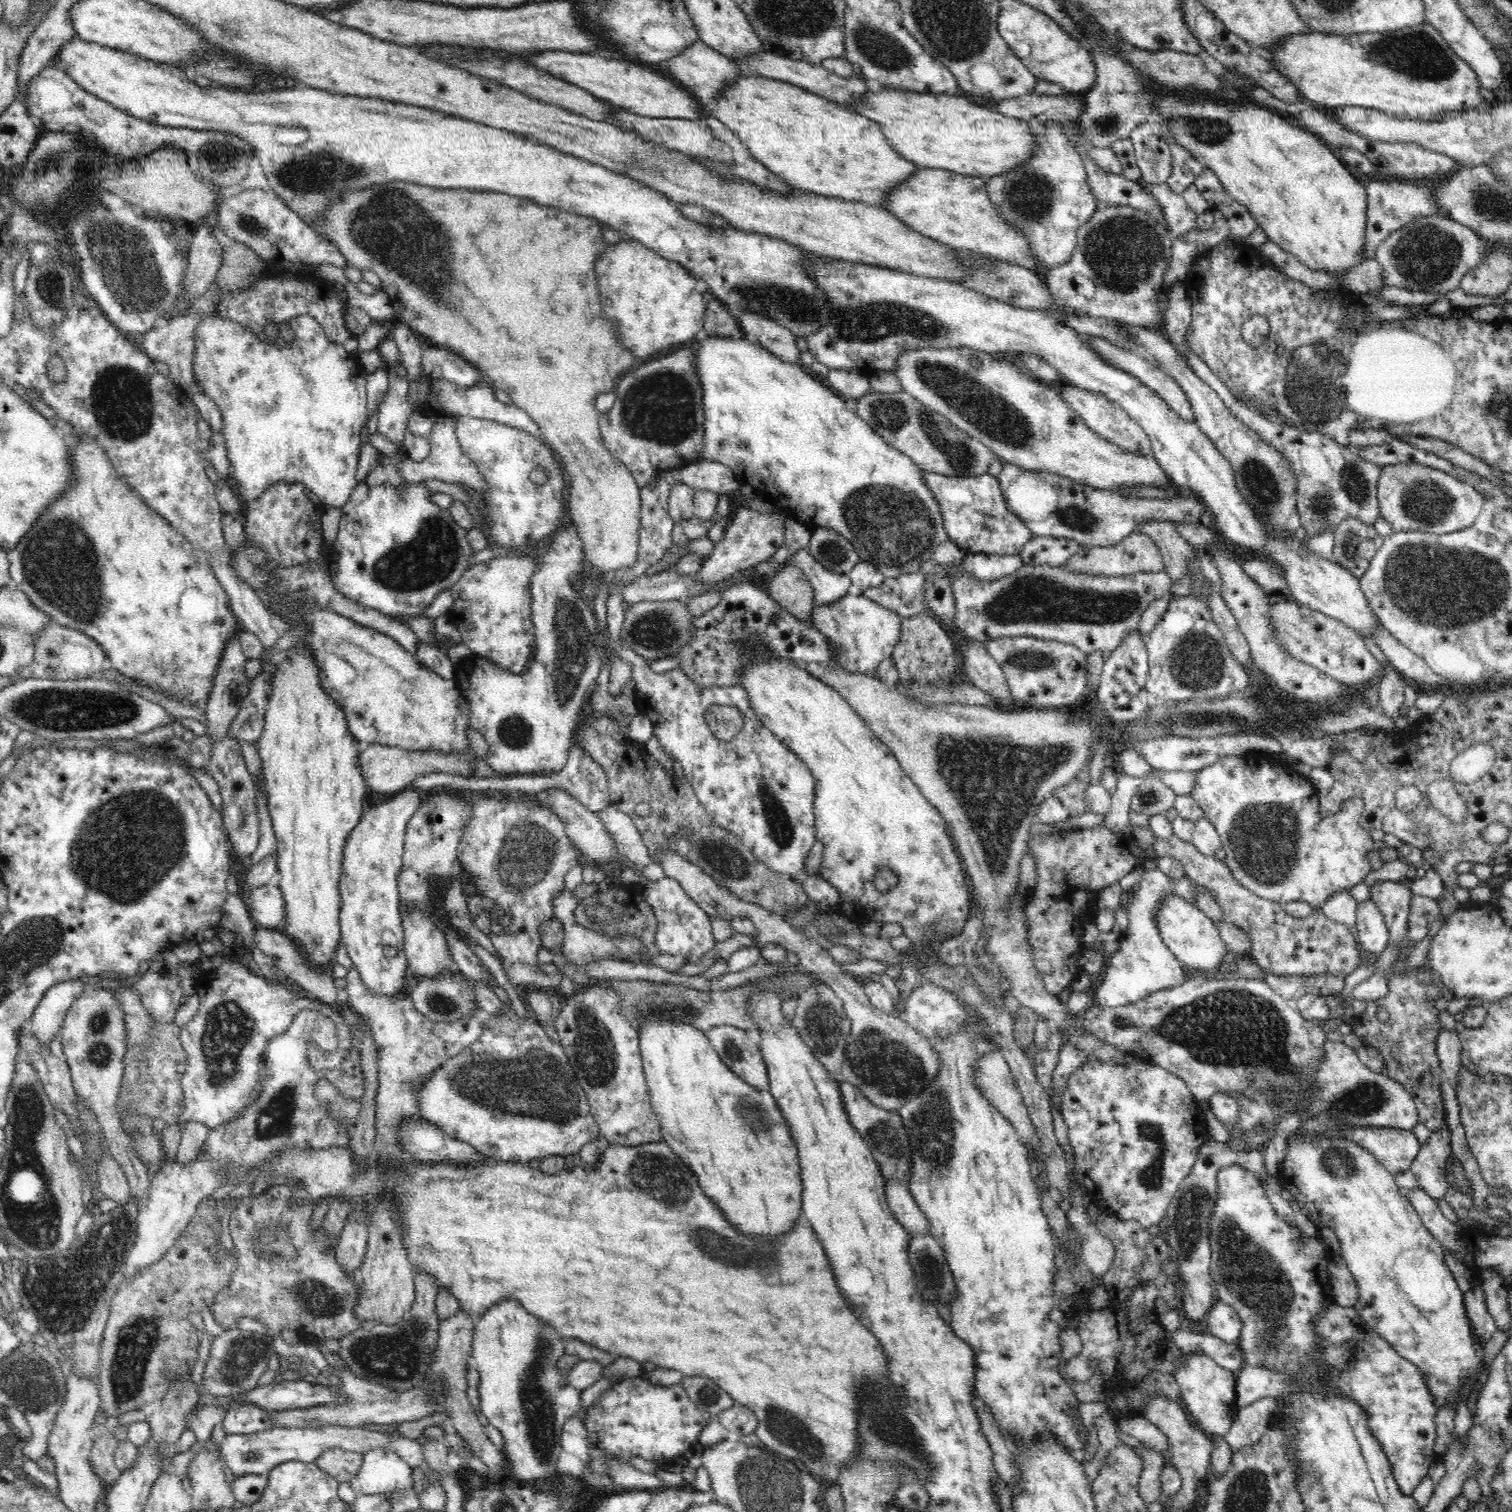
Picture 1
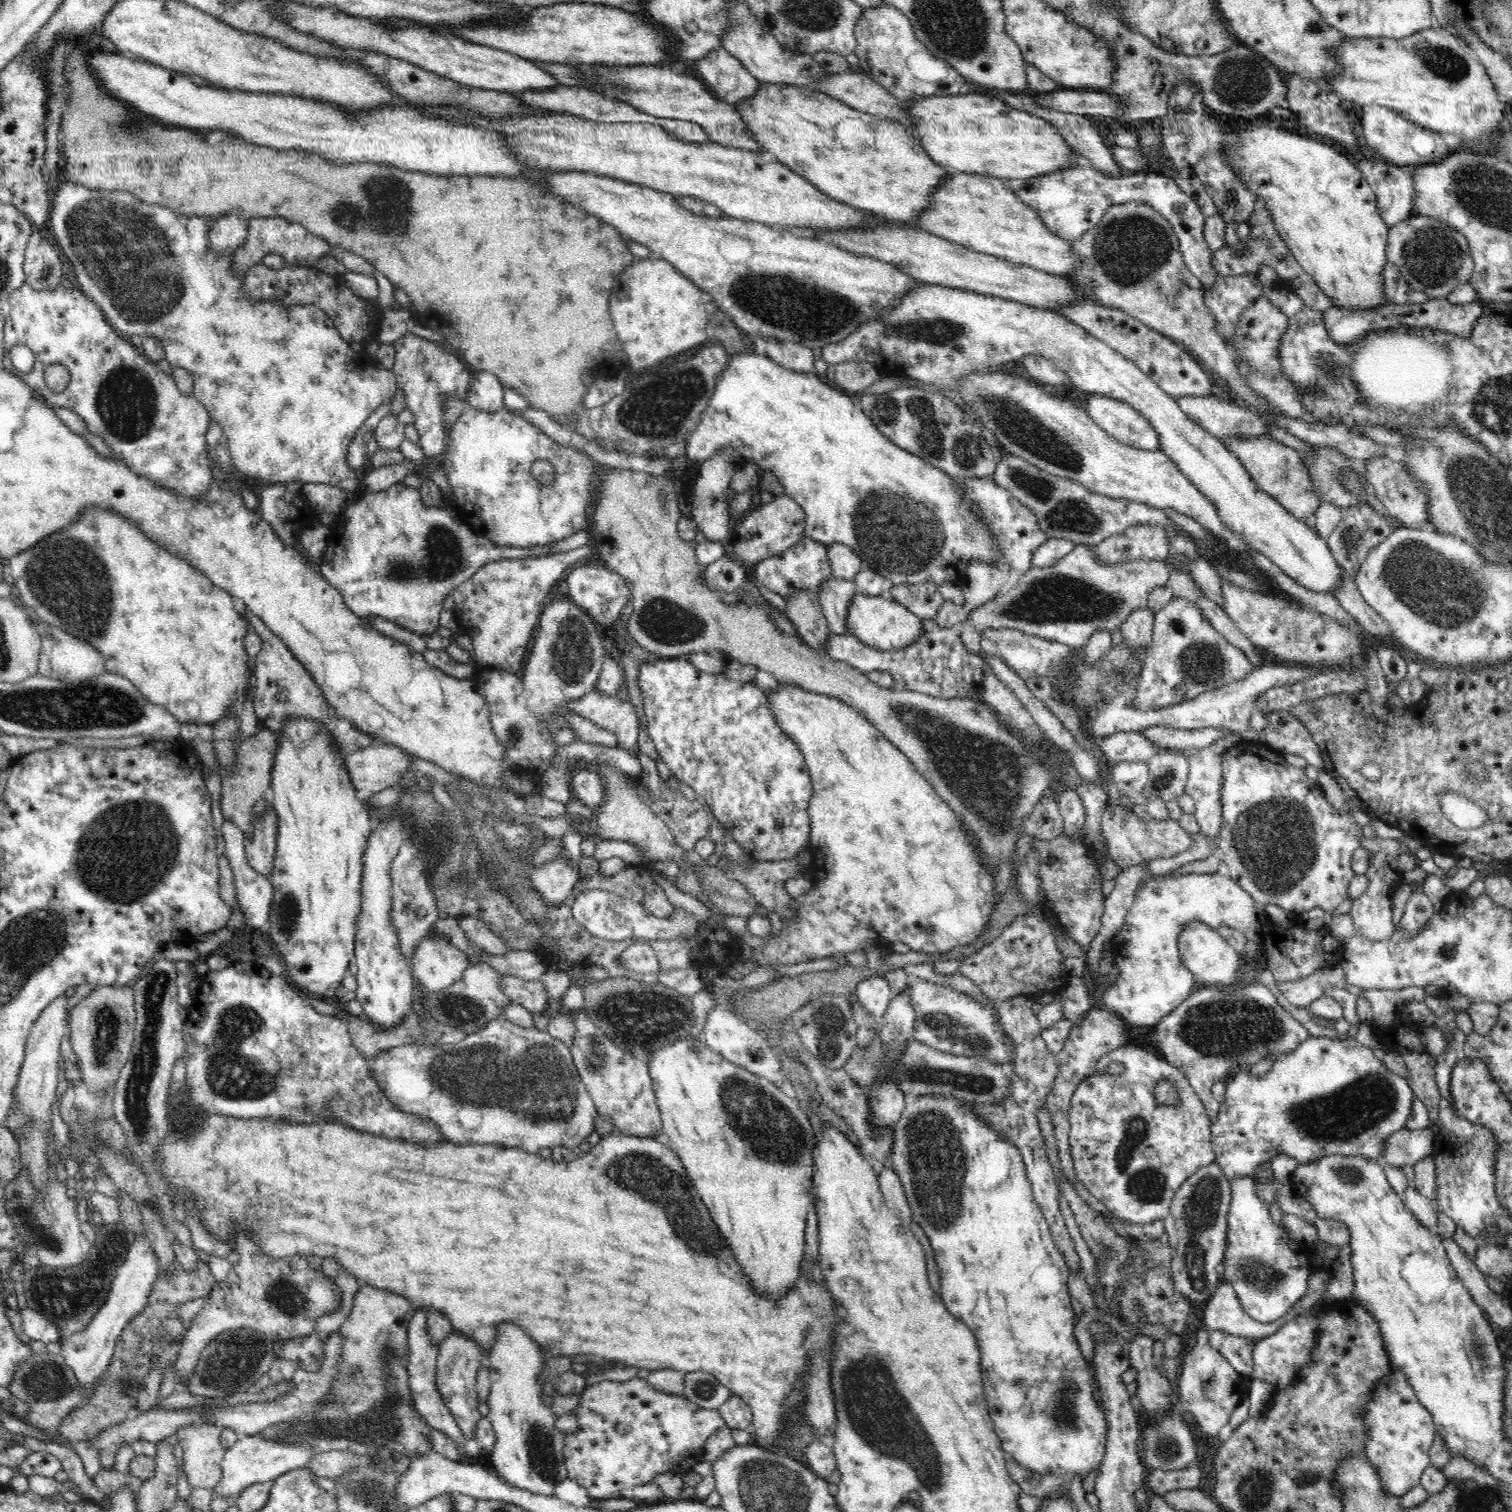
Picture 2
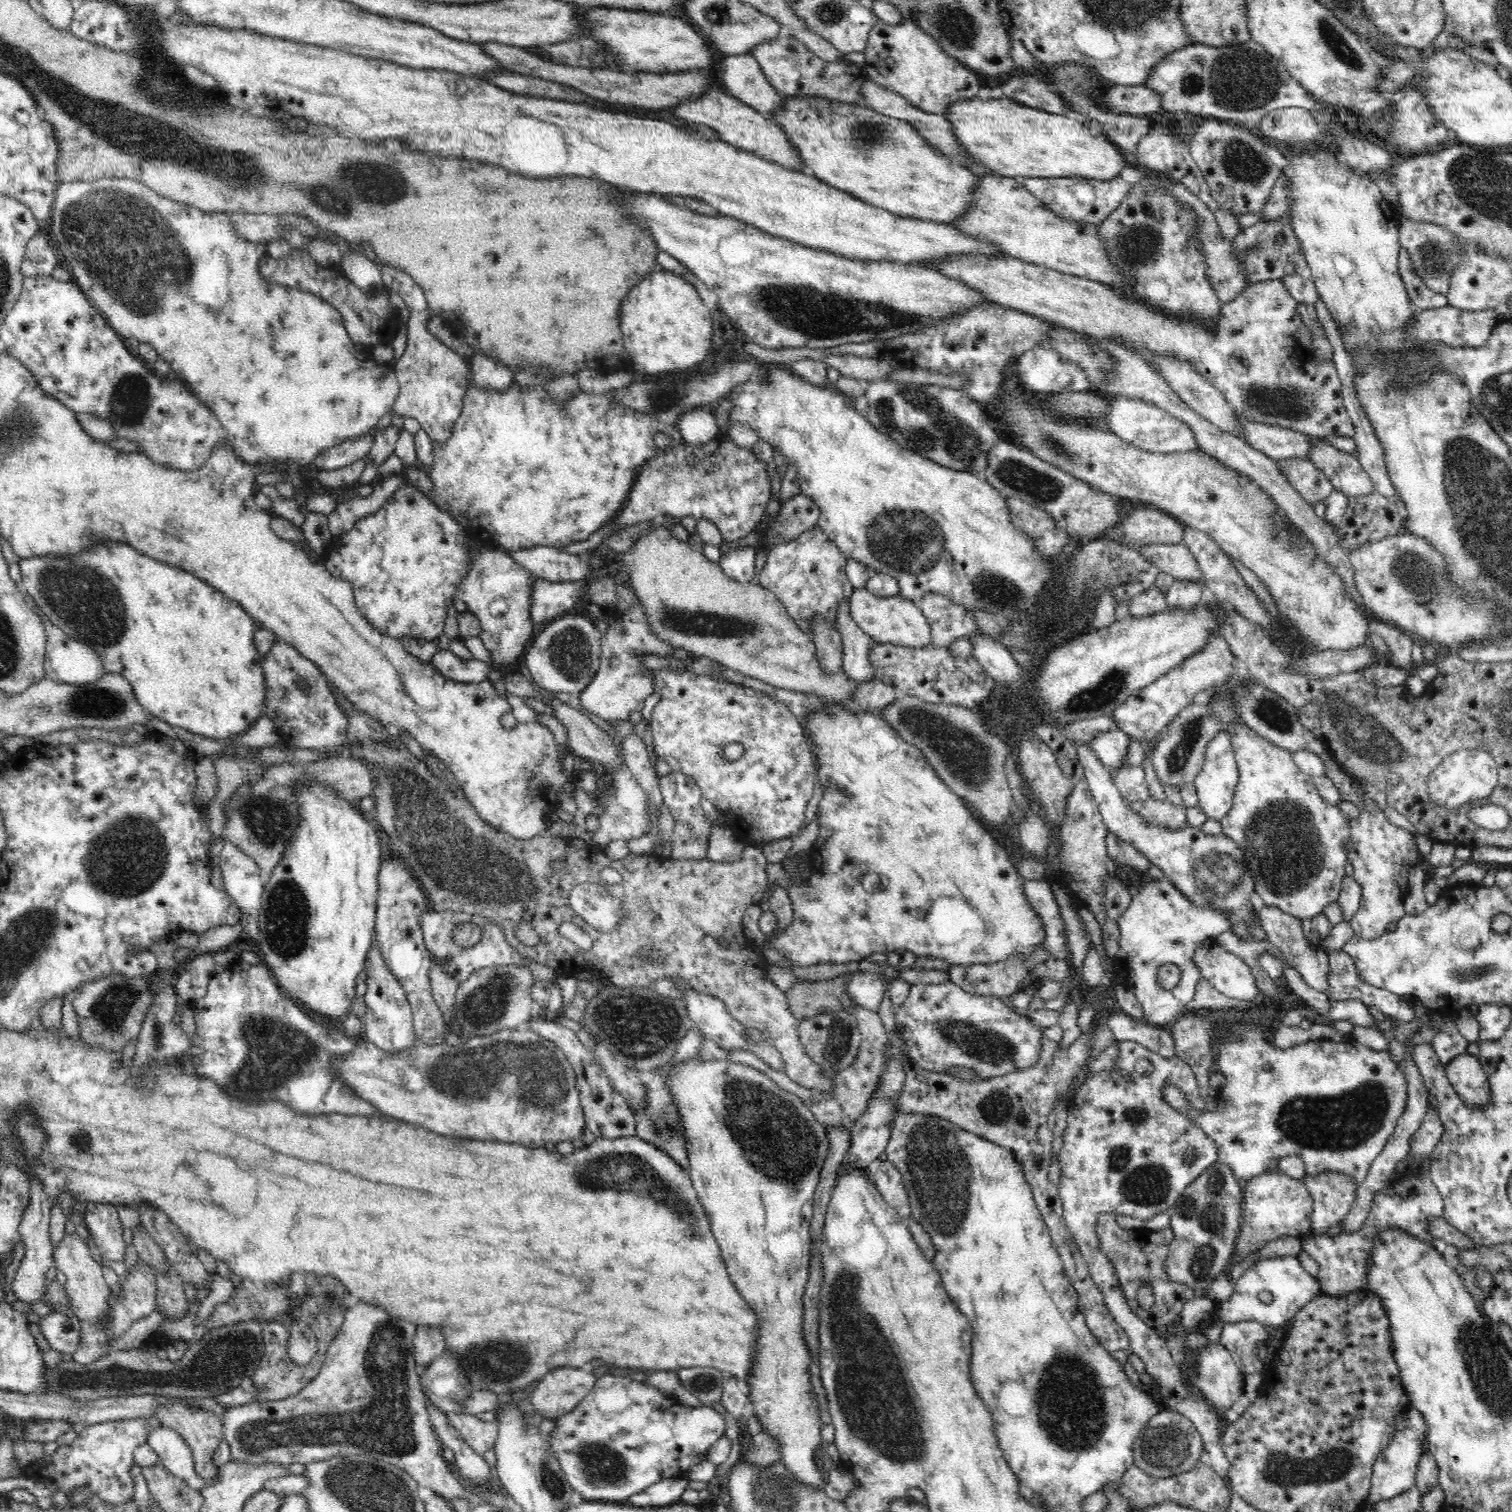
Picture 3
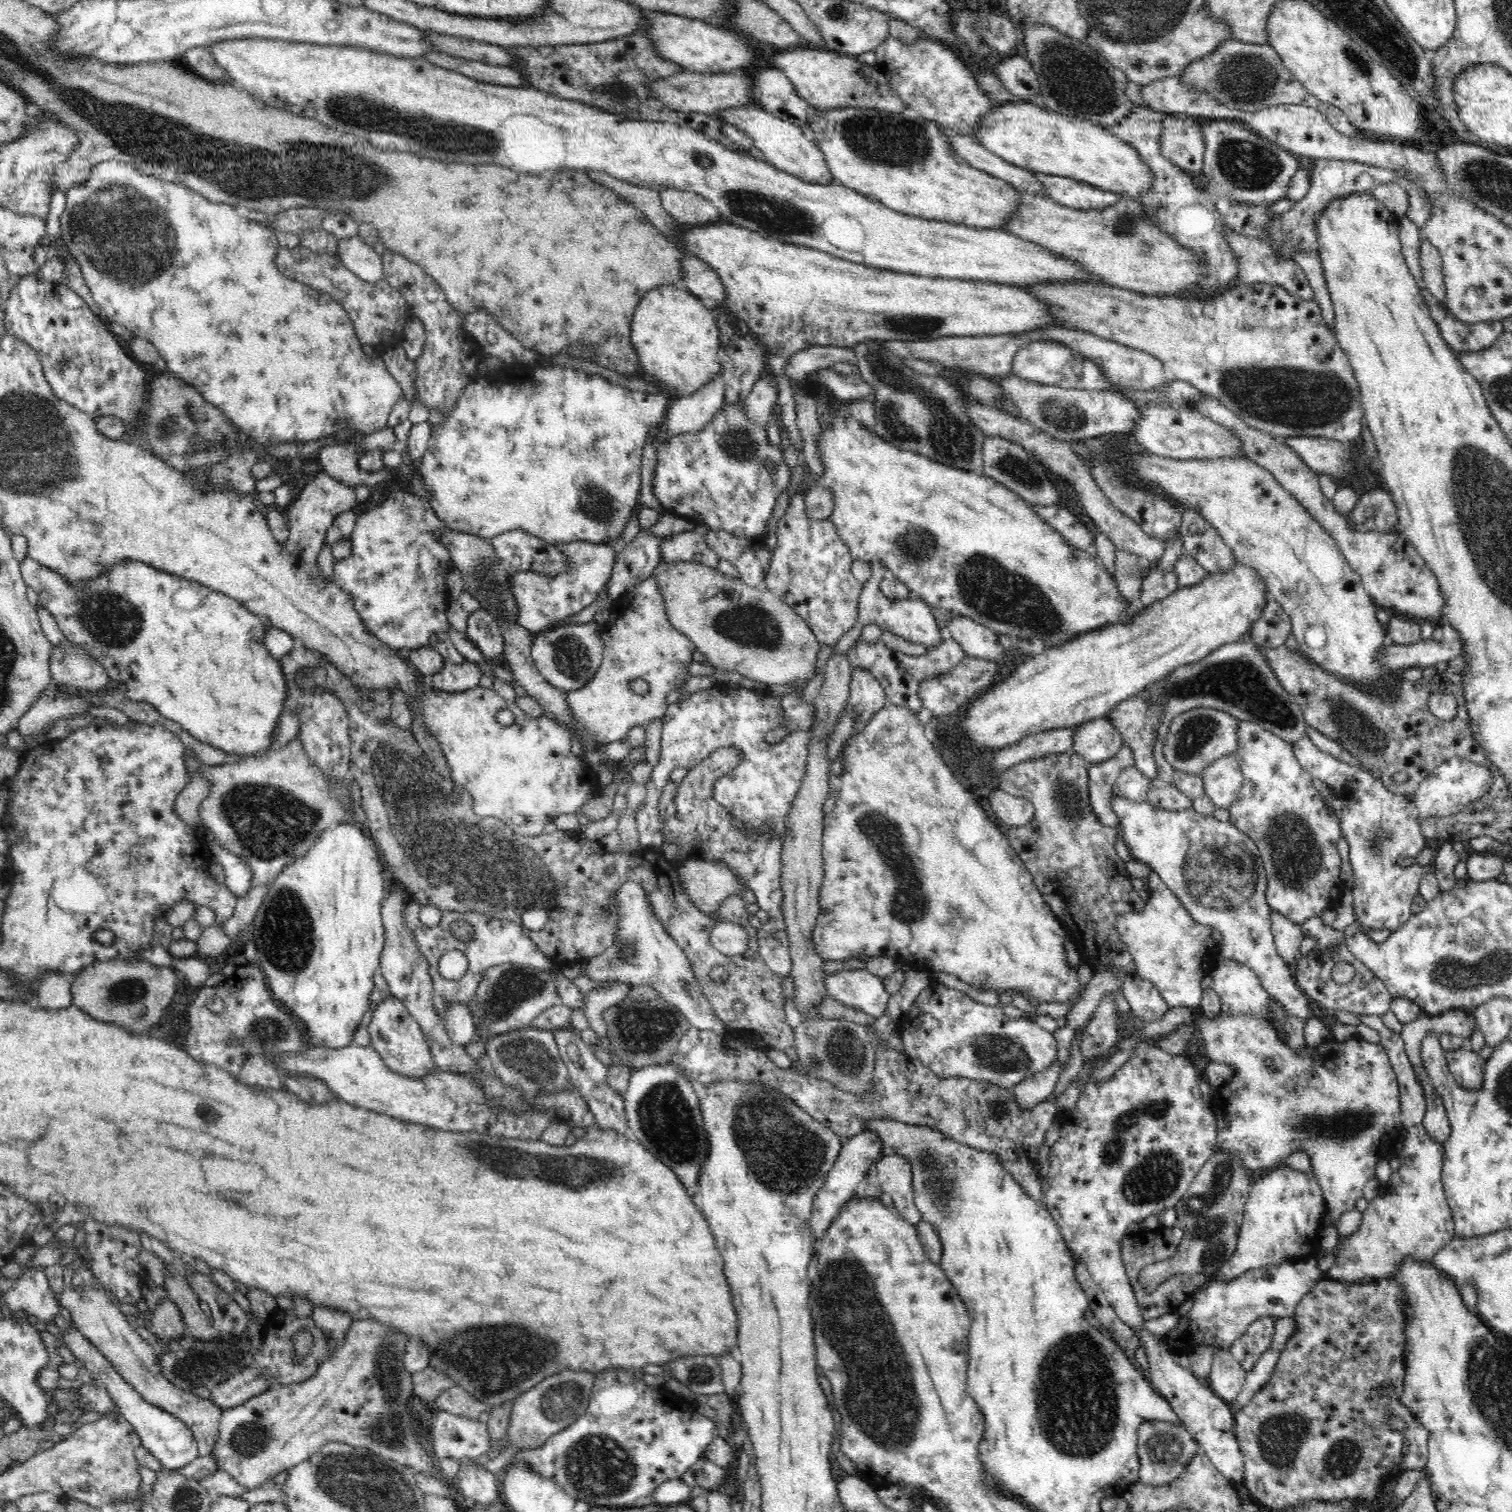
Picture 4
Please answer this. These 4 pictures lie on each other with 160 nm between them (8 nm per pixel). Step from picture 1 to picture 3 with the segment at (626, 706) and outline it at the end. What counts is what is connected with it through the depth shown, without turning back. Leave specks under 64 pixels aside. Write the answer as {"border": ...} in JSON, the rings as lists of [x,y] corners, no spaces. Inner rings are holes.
{"border":[[[630,719],[619,720],[611,725],[615,734],[621,738],[624,762],[647,794],[649,804],[654,807],[661,805],[664,802],[659,789],[659,775],[652,768],[650,754],[642,737],[634,733],[634,725]]]}

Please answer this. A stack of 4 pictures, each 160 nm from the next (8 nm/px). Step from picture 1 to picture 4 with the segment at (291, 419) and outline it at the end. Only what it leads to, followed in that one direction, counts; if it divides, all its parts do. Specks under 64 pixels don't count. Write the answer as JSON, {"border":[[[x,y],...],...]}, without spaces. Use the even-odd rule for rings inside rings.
{"border":[[[108,160],[106,162],[100,162],[100,164],[96,164],[94,168],[92,168],[90,172],[90,176],[88,176],[88,180],[83,183],[76,184],[73,188],[66,189],[66,204],[65,211],[62,213],[60,217],[61,224],[61,239],[66,244],[66,248],[70,250],[70,254],[72,254],[75,261],[80,265],[84,280],[86,281],[87,287],[90,289],[92,293],[95,308],[98,313],[103,317],[103,319],[116,322],[116,324],[120,324],[120,326],[124,326],[127,328],[134,337],[144,338],[149,340],[159,352],[159,356],[164,358],[167,364],[166,370],[171,372],[174,376],[177,376],[180,380],[186,382],[190,386],[193,386],[196,390],[200,391],[200,395],[204,397],[209,404],[216,406],[216,408],[220,409],[222,413],[228,420],[232,420],[232,425],[238,428],[238,431],[242,435],[246,435],[247,437],[252,438],[258,444],[267,447],[267,446],[276,446],[281,444],[308,444],[308,442],[317,442],[319,443],[319,448],[324,448],[324,446],[343,446],[346,444],[346,441],[352,440],[354,434],[359,435],[370,435],[374,432],[383,430],[387,428],[388,419],[390,414],[392,414],[392,410],[401,399],[404,398],[403,388],[401,384],[388,372],[386,368],[385,362],[380,358],[371,358],[367,357],[366,354],[362,351],[362,344],[357,339],[357,334],[355,333],[355,328],[353,327],[353,322],[350,320],[348,313],[344,310],[344,307],[341,304],[338,304],[334,298],[331,297],[328,293],[320,290],[313,289],[306,284],[302,284],[300,282],[296,282],[290,278],[286,278],[276,266],[275,256],[277,252],[280,250],[279,242],[277,239],[277,232],[274,230],[268,229],[268,227],[264,227],[259,222],[255,220],[250,220],[248,218],[243,218],[236,213],[236,207],[233,207],[230,204],[226,203],[216,203],[216,202],[208,202],[208,200],[196,192],[192,190],[188,190],[187,186],[182,184],[168,184],[168,182],[162,182],[162,180],[156,180],[154,176],[148,176],[142,172],[140,172],[137,168],[134,168],[131,164],[126,162],[118,162],[117,160]]]}

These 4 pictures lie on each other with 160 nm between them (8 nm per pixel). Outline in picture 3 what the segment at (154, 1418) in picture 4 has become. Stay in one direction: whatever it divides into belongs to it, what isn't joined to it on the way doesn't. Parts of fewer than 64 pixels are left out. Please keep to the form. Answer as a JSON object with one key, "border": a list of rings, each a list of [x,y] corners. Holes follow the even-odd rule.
{"border":[[[50,1313],[41,1317],[37,1326],[52,1349],[69,1357],[79,1349],[81,1320],[64,1313]],[[161,1424],[158,1429],[149,1431],[148,1439],[146,1442],[152,1446],[152,1450],[158,1455],[158,1460],[160,1463],[162,1463],[162,1466],[168,1472],[171,1472],[174,1476],[185,1480],[190,1488],[202,1490],[206,1485],[213,1485],[217,1481],[217,1478],[219,1477],[219,1469],[216,1473],[216,1476],[214,1476],[212,1480],[204,1480],[195,1471],[191,1448],[188,1446],[188,1443],[184,1441],[184,1438],[180,1437],[176,1431],[170,1428],[162,1427]]]}

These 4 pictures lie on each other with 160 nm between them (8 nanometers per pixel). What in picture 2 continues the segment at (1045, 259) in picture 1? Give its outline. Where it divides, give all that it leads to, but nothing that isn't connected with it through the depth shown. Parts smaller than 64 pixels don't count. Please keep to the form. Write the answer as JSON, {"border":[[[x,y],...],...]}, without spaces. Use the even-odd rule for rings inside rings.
{"border":[[[1076,163],[1060,171],[1029,179],[1007,179],[1007,187],[1020,197],[1020,201],[1038,213],[1044,226],[1056,236],[1075,242],[1087,230],[1094,228],[1111,206],[1140,202],[1156,209],[1172,225],[1178,237],[1184,262],[1207,289],[1219,275],[1212,264],[1213,252],[1208,248],[1204,236],[1204,221],[1200,207],[1192,198],[1182,192],[1178,183],[1166,173],[1133,172],[1124,173],[1120,178],[1104,176],[1087,163]]]}

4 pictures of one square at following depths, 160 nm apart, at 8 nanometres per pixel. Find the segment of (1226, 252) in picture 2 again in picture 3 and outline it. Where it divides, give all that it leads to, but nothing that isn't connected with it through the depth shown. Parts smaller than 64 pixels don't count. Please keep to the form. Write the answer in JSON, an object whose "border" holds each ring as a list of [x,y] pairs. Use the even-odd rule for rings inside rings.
{"border":[[[1284,214],[1274,222],[1258,222],[1245,228],[1231,239],[1236,260],[1239,260],[1248,284],[1270,279],[1282,279],[1298,274],[1305,279],[1311,278],[1311,270],[1304,258],[1299,238],[1291,225],[1291,216]]]}

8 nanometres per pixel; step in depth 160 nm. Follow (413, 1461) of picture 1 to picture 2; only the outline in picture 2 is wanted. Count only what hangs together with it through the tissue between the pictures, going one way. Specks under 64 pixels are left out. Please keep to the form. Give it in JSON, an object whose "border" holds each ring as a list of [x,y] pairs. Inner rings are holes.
{"border":[[[259,1434],[244,1435],[236,1444],[225,1450],[222,1460],[222,1480],[216,1484],[213,1498],[240,1498],[244,1488],[256,1483],[267,1483],[274,1480],[278,1475],[292,1469],[306,1467],[306,1464],[316,1455],[314,1447],[310,1444],[285,1444],[276,1440],[261,1438]]]}

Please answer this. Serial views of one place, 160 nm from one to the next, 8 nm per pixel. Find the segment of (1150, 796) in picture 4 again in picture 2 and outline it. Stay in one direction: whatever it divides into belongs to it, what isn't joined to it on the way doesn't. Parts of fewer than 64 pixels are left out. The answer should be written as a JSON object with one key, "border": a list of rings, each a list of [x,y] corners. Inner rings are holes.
{"border":[[[1109,798],[1101,820],[1101,835],[1103,840],[1100,843],[1103,843],[1105,852],[1107,852],[1105,856],[1115,862],[1119,868],[1124,869],[1146,860],[1168,858],[1182,854],[1194,842],[1194,834],[1186,832],[1180,826],[1178,819],[1166,818],[1166,820],[1158,822],[1149,817],[1142,820],[1137,818],[1132,808],[1126,808],[1117,800],[1111,800],[1111,798]]]}

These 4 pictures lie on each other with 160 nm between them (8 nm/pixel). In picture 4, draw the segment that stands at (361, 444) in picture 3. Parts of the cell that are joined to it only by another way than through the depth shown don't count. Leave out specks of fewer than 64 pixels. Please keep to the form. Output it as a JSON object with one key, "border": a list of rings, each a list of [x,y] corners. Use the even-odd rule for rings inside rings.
{"border":[[[324,446],[318,452],[318,460],[324,473],[328,476],[356,489],[359,484],[372,488],[388,480],[388,468],[370,473],[359,468],[355,446]]]}

